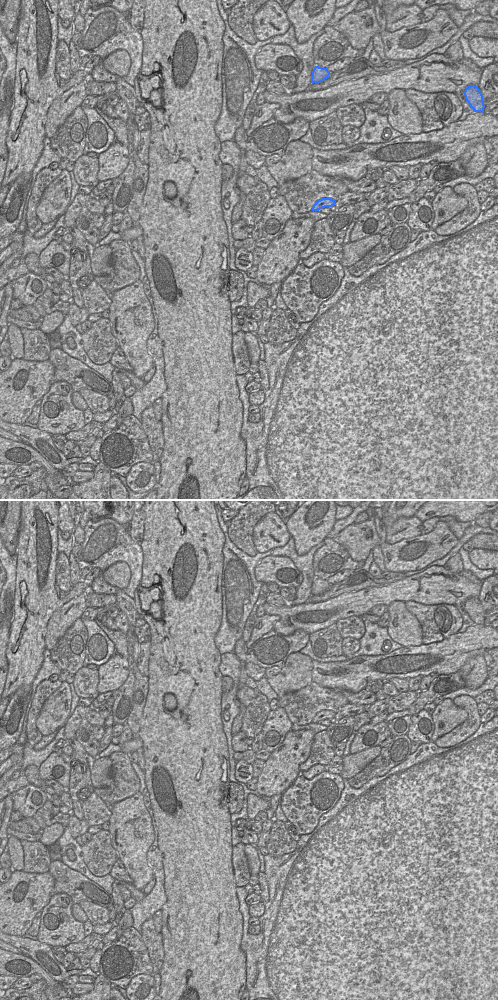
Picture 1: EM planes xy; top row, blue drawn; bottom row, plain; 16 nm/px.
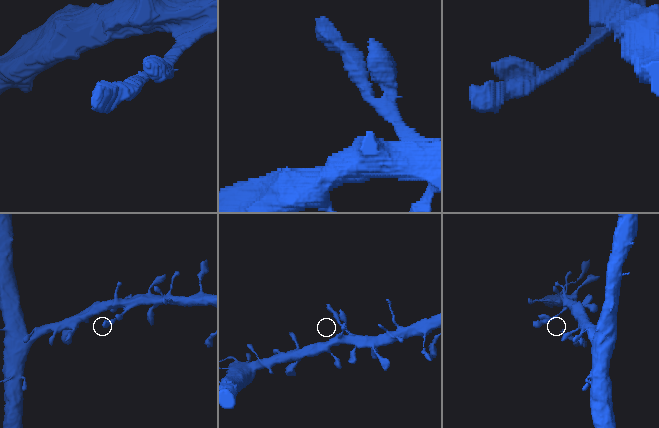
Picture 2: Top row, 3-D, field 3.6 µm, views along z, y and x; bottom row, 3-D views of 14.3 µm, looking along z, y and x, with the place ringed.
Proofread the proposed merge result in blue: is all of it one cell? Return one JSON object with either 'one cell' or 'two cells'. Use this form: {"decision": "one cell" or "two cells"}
{"decision": "one cell"}

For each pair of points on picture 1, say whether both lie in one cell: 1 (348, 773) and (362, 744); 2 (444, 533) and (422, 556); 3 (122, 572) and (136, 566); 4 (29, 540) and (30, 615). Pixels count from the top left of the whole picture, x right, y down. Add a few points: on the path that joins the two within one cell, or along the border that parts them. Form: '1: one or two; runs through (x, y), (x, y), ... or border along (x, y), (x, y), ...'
1: two; border along (378, 745), (350, 754)
2: one; runs through (439, 539), (428, 550)
3: two; border along (117, 561), (130, 569), (123, 590)
4: one; runs through (35, 559), (35, 596)

